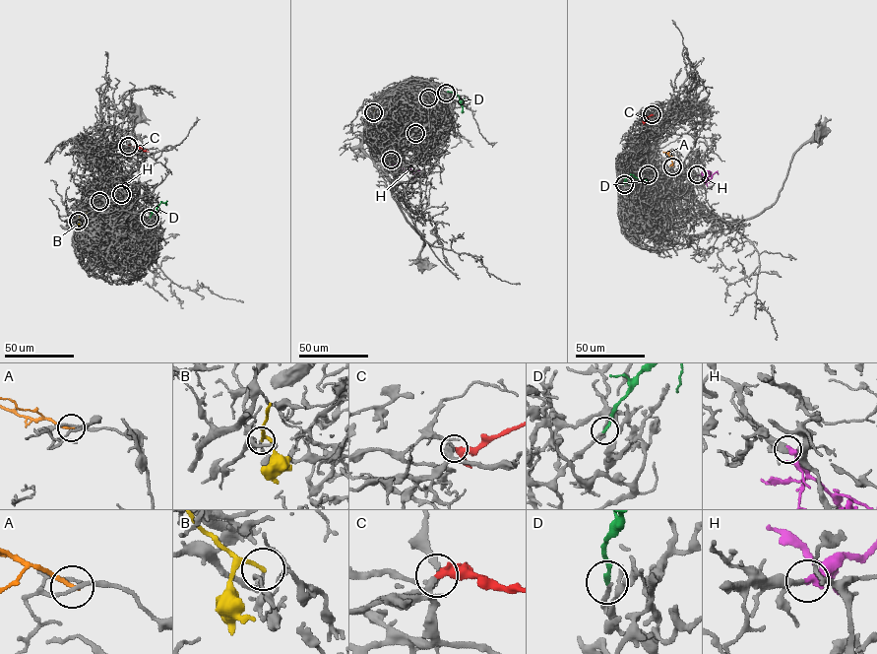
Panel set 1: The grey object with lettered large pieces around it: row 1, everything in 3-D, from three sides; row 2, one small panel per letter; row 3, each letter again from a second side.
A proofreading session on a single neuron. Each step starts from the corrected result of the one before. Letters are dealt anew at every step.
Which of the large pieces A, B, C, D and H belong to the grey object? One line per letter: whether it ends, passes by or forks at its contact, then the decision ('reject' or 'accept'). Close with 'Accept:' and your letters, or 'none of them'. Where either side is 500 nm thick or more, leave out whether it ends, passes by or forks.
A: it ends there; reject
B: it ends there; reject
C: it passes by; accept
D: it ends there; accept
H: it ends there; accept
Accept: C, D, H

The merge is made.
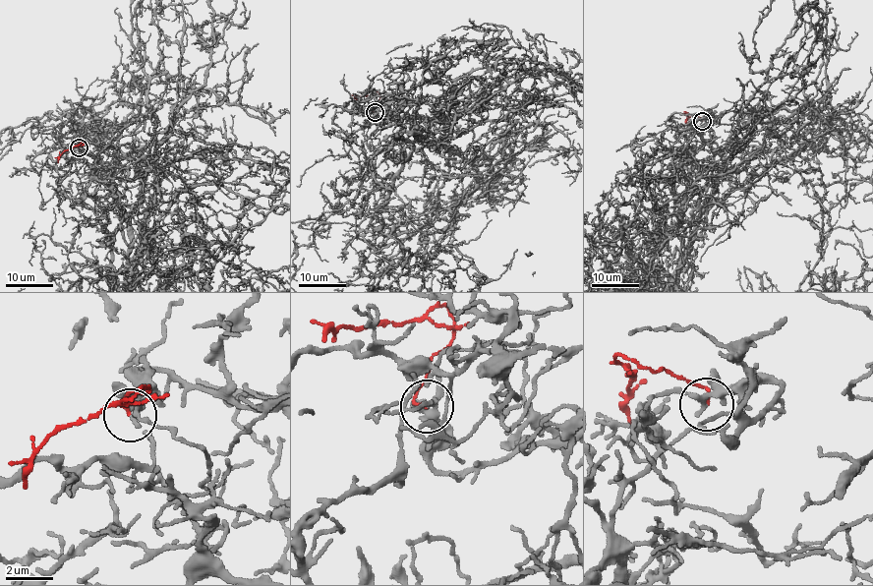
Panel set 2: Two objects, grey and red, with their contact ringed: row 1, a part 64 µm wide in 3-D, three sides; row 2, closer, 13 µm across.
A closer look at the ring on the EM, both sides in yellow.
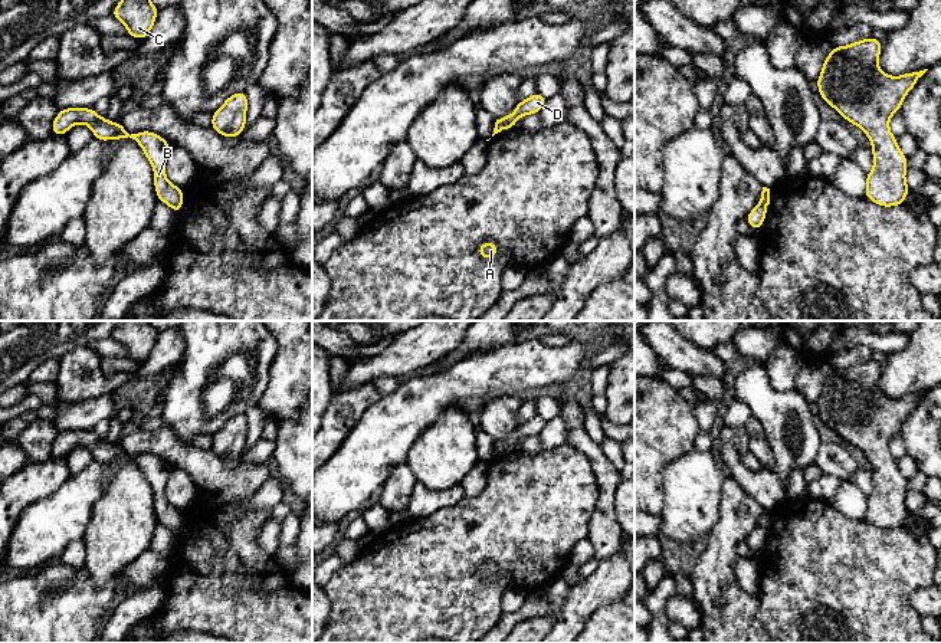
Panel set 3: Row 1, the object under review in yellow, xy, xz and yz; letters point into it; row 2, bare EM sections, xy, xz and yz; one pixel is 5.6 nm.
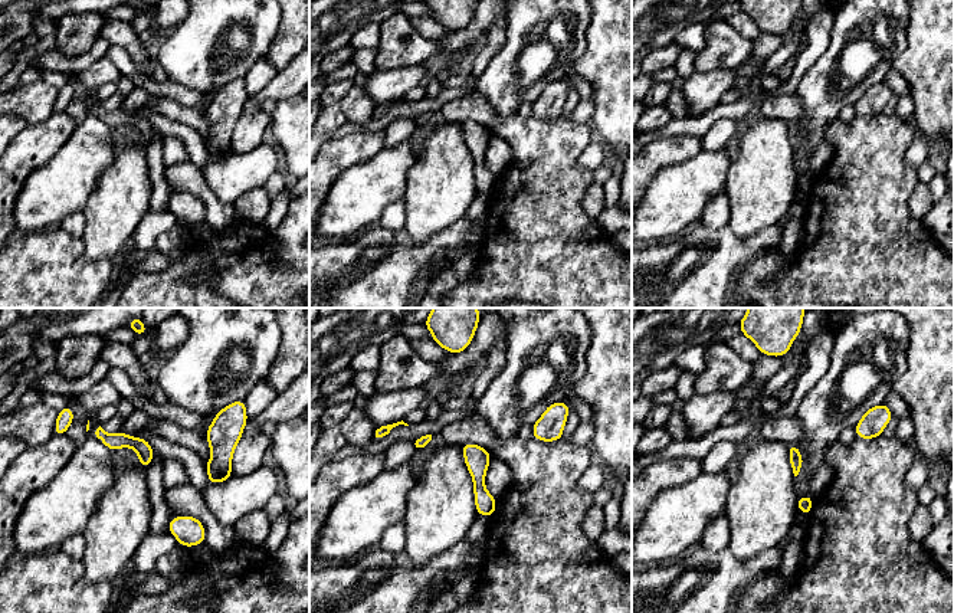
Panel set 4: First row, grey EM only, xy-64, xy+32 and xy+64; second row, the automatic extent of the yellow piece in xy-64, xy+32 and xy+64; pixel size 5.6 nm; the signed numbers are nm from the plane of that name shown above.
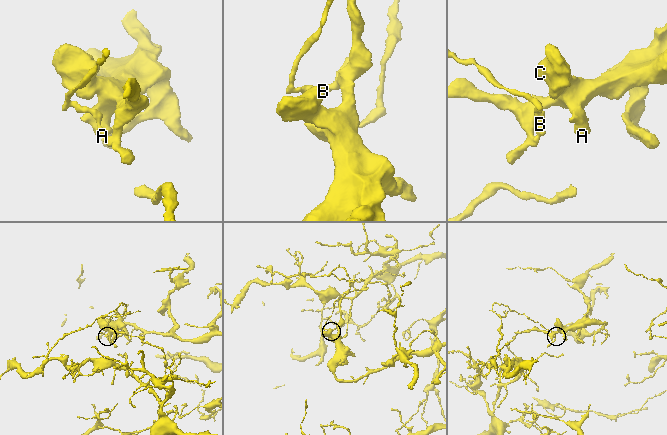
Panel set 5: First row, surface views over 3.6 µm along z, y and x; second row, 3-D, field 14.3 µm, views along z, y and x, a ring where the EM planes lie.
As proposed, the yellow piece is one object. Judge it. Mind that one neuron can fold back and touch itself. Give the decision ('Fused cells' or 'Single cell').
Fused cells

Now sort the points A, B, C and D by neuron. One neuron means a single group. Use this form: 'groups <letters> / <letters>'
groups A C D / B

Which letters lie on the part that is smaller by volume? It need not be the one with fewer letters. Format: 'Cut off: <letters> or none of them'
Cut off: B

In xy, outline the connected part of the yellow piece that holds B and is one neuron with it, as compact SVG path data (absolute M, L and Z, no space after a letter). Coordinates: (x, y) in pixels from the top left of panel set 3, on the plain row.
M65 430L58 434L52 446L52 457L65 457L73 447L83 446L92 452L94 460L99 463L132 460L142 470L154 492L154 509L157 522L176 532L184 524L180 509L165 499L165 483L171 468L153 453L128 456L121 444L112 444L98 437L92 430Z

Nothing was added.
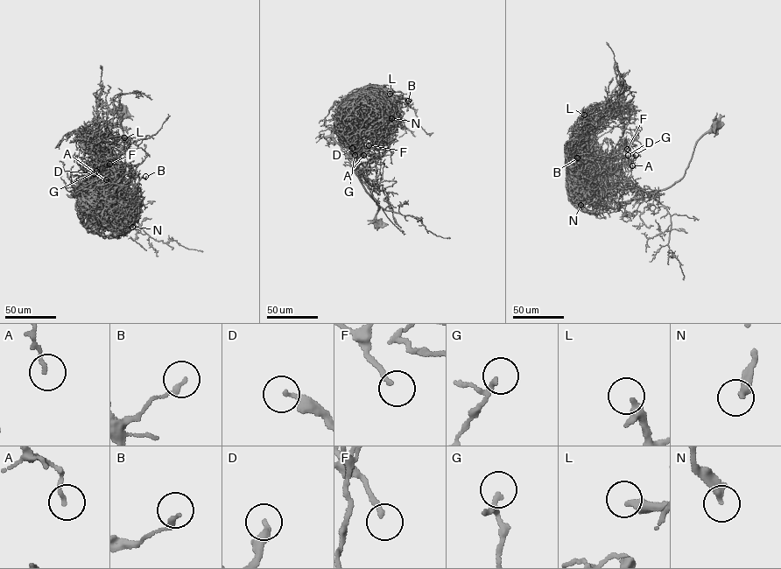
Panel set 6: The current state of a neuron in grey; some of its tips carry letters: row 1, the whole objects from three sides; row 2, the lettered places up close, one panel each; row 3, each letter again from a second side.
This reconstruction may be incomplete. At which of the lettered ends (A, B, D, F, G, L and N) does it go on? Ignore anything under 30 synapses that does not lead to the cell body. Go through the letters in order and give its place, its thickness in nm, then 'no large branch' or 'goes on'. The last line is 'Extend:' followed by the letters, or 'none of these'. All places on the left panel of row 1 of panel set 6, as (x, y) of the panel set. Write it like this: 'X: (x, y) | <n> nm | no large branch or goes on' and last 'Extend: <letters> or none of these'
A: (106, 179) | 130 nm | no large branch
B: (145, 176) | 200 nm | no large branch
D: (94, 173) | 180 nm | no large branch
F: (109, 164) | 180 nm | goes on
G: (96, 171) | 140 nm | no large branch
L: (124, 137) | 260 nm | no large branch
N: (132, 227) | 320 nm | goes on
Extend: F, N

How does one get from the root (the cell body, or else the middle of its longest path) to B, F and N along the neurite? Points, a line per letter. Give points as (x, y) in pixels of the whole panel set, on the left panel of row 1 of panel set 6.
B: (123, 109), (124, 174), (104, 202), (99, 206), (90, 201), (90, 194), (102, 187), (130, 191), (145, 176)
F: (123, 109), (124, 174), (99, 206), (90, 201), (89, 195), (102, 192), (98, 180), (104, 164), (109, 164)
N: (123, 109), (124, 174), (100, 205), (99, 214), (104, 229), (114, 227), (119, 216), (131, 218), (132, 227)

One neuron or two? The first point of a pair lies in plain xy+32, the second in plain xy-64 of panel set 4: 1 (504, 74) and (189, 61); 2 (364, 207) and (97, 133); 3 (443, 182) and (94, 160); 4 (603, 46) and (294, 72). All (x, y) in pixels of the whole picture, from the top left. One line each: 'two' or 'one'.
1: one
2: one
3: two
4: two

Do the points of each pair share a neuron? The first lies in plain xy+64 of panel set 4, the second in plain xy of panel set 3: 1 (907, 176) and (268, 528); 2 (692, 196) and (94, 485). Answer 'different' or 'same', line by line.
1: different
2: same

